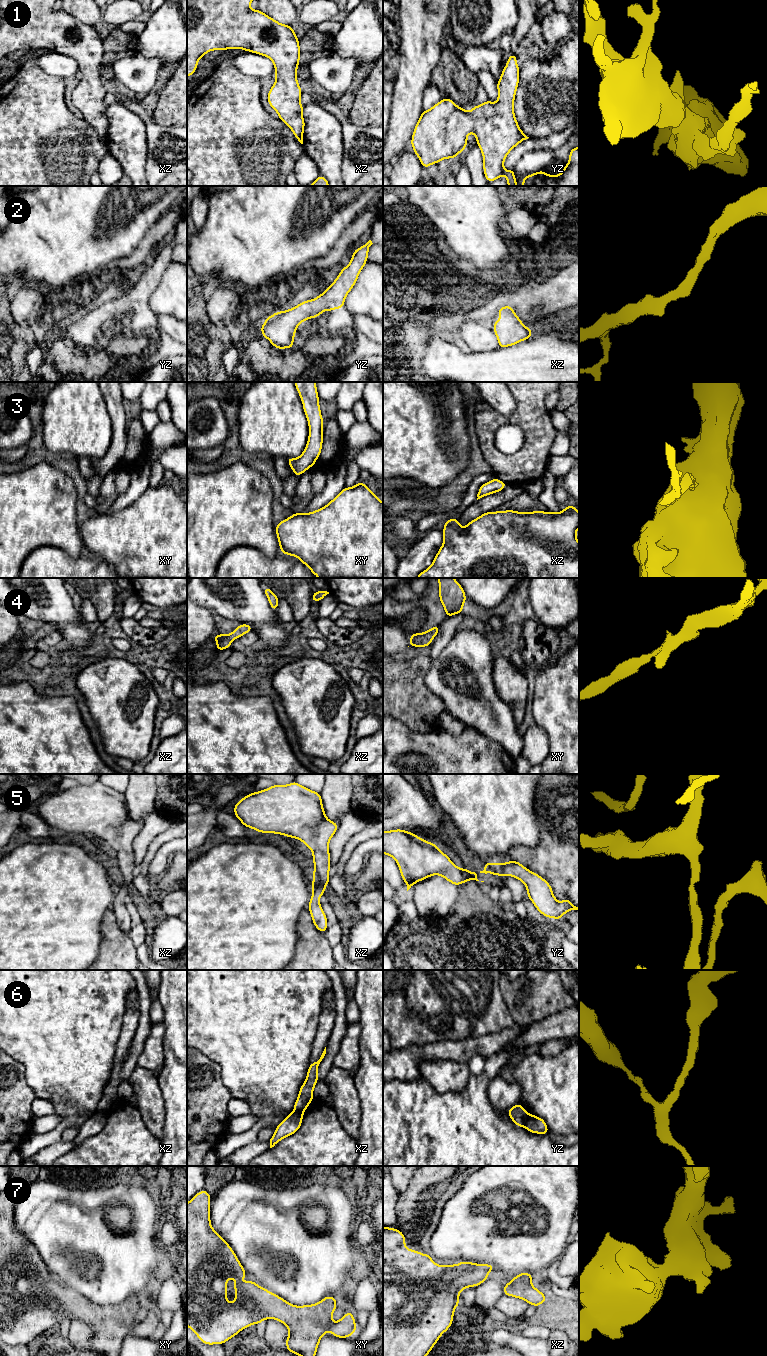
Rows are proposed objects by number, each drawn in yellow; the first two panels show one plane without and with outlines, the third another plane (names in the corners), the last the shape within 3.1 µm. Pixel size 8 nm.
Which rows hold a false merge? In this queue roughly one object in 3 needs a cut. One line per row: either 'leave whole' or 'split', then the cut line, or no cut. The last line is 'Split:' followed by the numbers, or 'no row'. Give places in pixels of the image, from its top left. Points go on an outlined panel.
1: leave whole; no cut
2: leave whole; no cut
3: leave whole; no cut
4: leave whole; no cut
5: leave whole; no cut
6: split; cut in yz along (529, 1114), (523, 1126)
7: leave whole; no cut
Split: 6

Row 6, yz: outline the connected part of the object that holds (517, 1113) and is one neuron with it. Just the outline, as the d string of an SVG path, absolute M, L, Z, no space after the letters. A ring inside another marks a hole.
M518 1103L508 1109L508 1115L518 1127L524 1127L525 1119L529 1114L523 1108L522 1104Z

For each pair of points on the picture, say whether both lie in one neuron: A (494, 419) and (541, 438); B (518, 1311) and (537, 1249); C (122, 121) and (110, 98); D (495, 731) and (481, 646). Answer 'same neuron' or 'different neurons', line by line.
A: same neuron
B: different neurons
C: different neurons
D: same neuron

